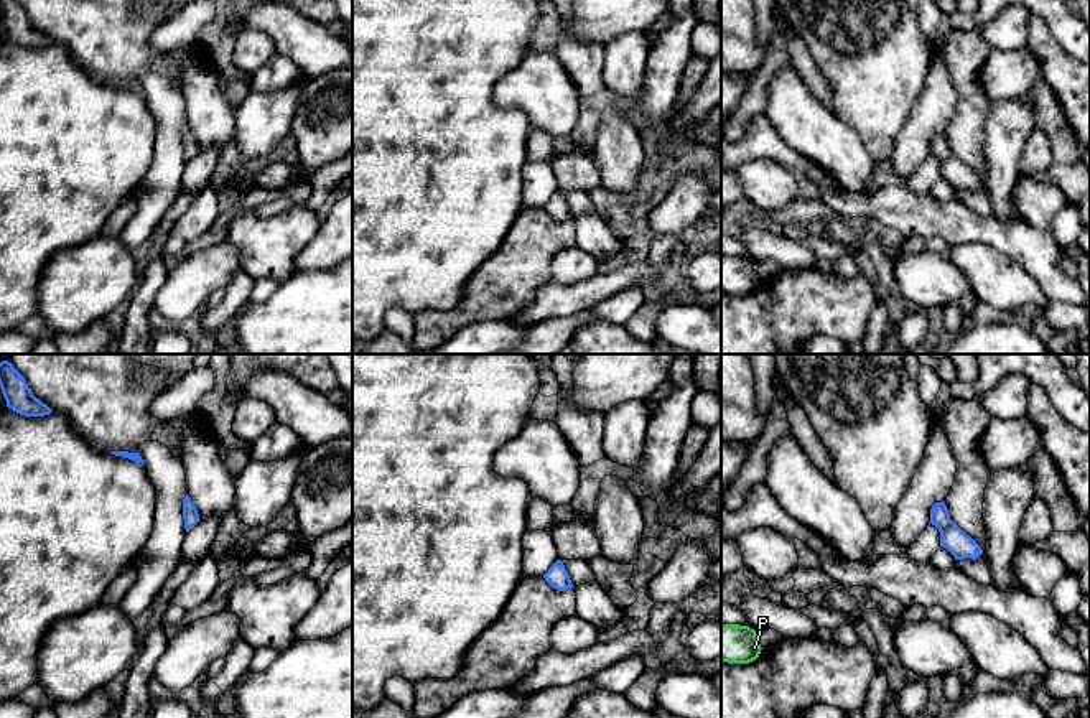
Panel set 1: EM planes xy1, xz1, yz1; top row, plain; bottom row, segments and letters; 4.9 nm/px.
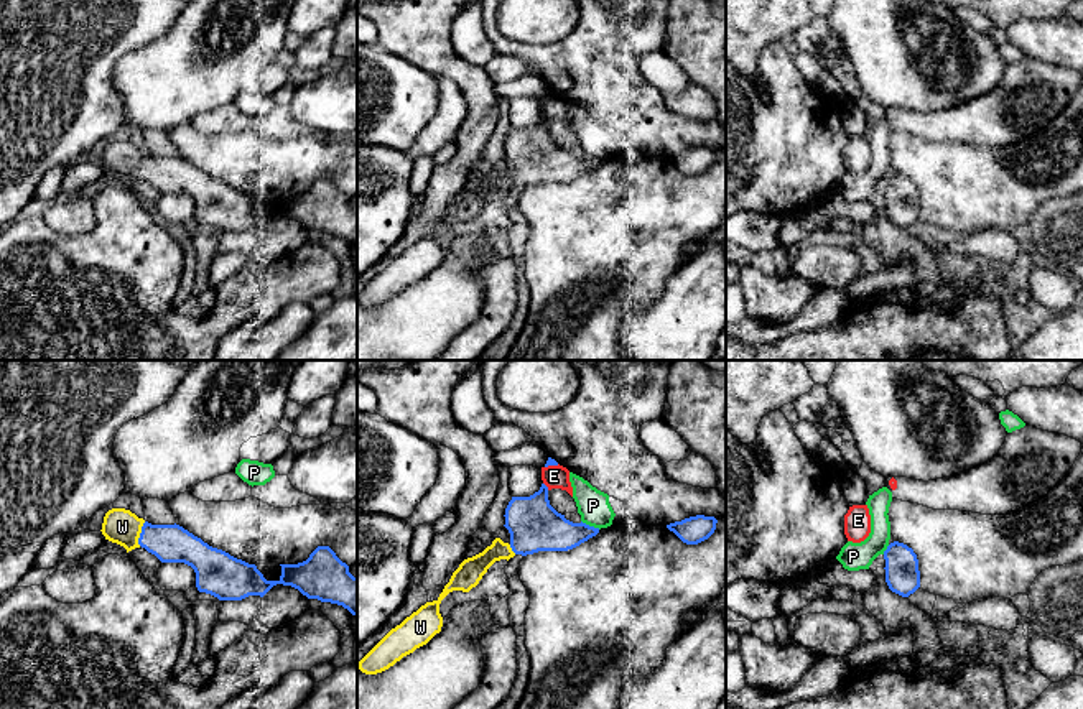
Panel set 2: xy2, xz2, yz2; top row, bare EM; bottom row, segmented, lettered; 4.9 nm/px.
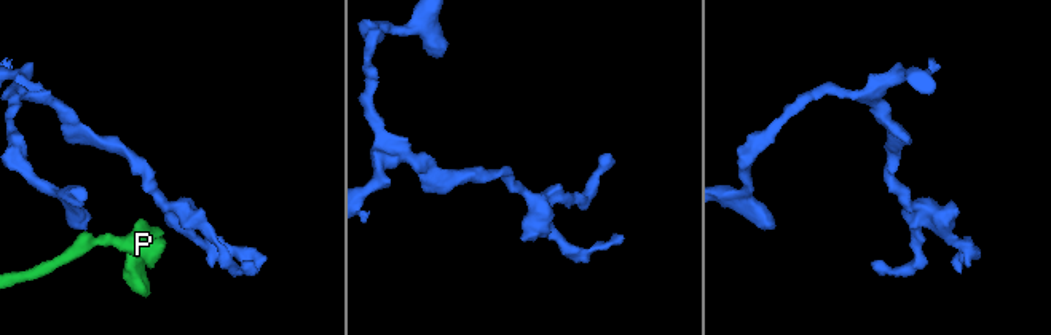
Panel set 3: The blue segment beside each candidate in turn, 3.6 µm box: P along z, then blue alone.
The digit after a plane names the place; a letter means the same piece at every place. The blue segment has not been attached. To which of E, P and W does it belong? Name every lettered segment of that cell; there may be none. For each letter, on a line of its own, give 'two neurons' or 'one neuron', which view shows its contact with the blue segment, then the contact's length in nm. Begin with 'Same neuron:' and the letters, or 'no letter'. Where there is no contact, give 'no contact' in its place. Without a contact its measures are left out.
Same neuron: W
E: two neurons | xz2 | 50 nm
P: two neurons | xz2 | 100 nm
W: one neuron | xy2 | 120 nm

